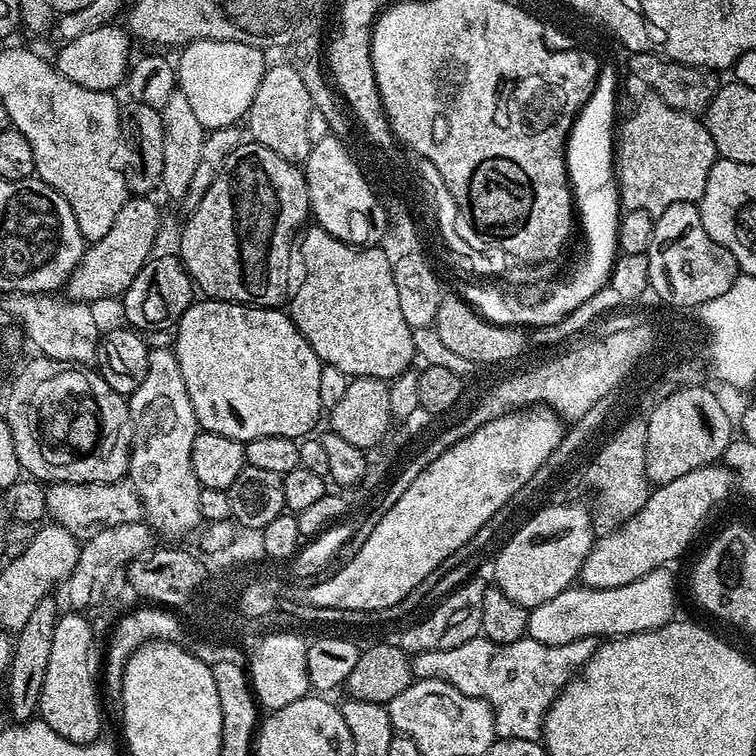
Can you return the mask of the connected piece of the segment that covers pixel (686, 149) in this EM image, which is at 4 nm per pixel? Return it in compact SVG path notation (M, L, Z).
M655 94L629 114L615 137L615 174L621 205L627 210L659 214L678 202L696 204L706 190L706 178L716 160L714 138L695 115L679 112Z

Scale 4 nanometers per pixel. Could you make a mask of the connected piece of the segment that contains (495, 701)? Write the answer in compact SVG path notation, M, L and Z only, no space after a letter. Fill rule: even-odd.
M587 636L566 646L546 646L527 638L509 644L495 644L483 638L462 642L450 650L426 650L411 657L417 680L450 682L462 694L485 700L492 707L499 739L540 740L544 719L558 694L596 653L597 641Z

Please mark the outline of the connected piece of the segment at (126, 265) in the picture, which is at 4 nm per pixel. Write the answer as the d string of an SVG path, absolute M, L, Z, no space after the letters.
M136 194L124 201L114 226L102 238L91 241L85 247L76 269L70 274L66 285L66 296L70 300L97 302L123 297L125 290L138 278L138 270L153 255L156 231L160 228L160 208L144 194Z

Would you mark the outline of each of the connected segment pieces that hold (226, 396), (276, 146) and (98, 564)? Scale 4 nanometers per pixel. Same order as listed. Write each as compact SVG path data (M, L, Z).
M200 298L182 314L174 329L174 351L182 370L182 382L186 382L186 394L190 394L190 406L194 406L197 425L203 431L241 442L271 436L296 440L307 437L319 420L321 423L318 378L322 362L310 342L296 329L291 315L280 311L284 310Z
M279 62L273 68L272 65L265 67L262 82L258 82L258 94L254 94L246 117L247 135L255 143L266 146L266 150L282 154L282 158L292 164L303 165L312 149L308 133L311 109L310 93L297 70L285 62Z
M143 519L138 522L122 522L122 526L106 526L98 534L87 537L80 545L78 562L68 575L68 608L72 610L91 610L103 598L105 587L114 573L127 569L134 560L153 551L158 540L157 533L148 527Z

